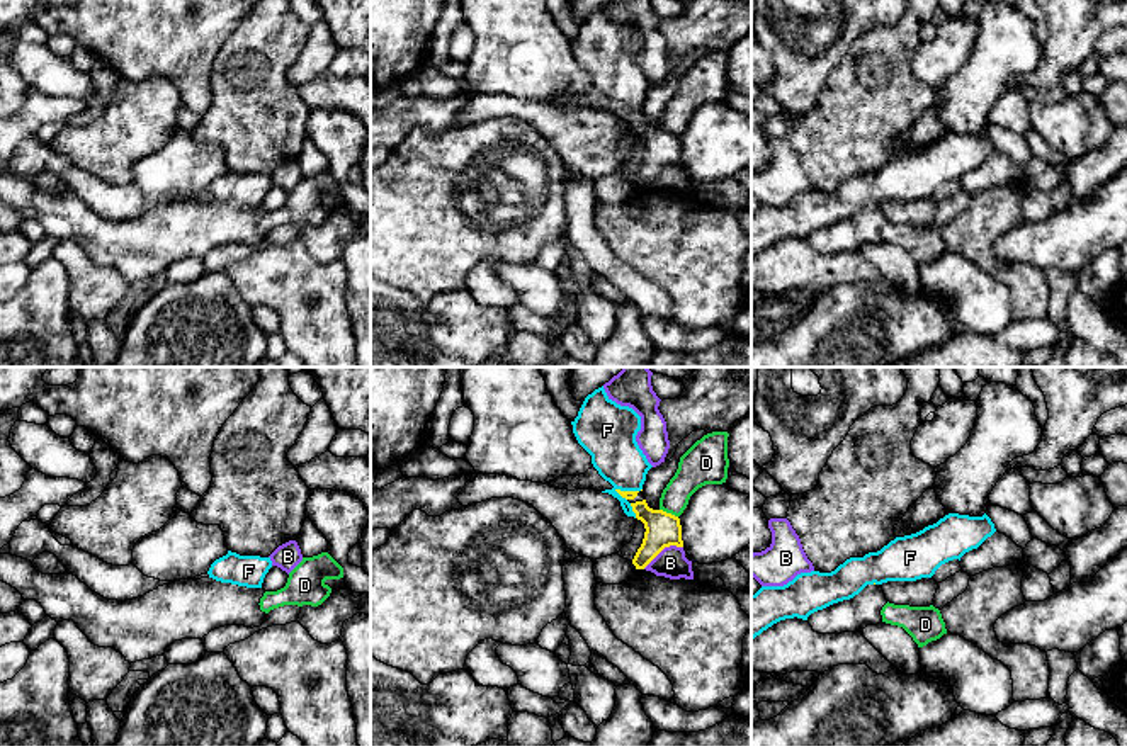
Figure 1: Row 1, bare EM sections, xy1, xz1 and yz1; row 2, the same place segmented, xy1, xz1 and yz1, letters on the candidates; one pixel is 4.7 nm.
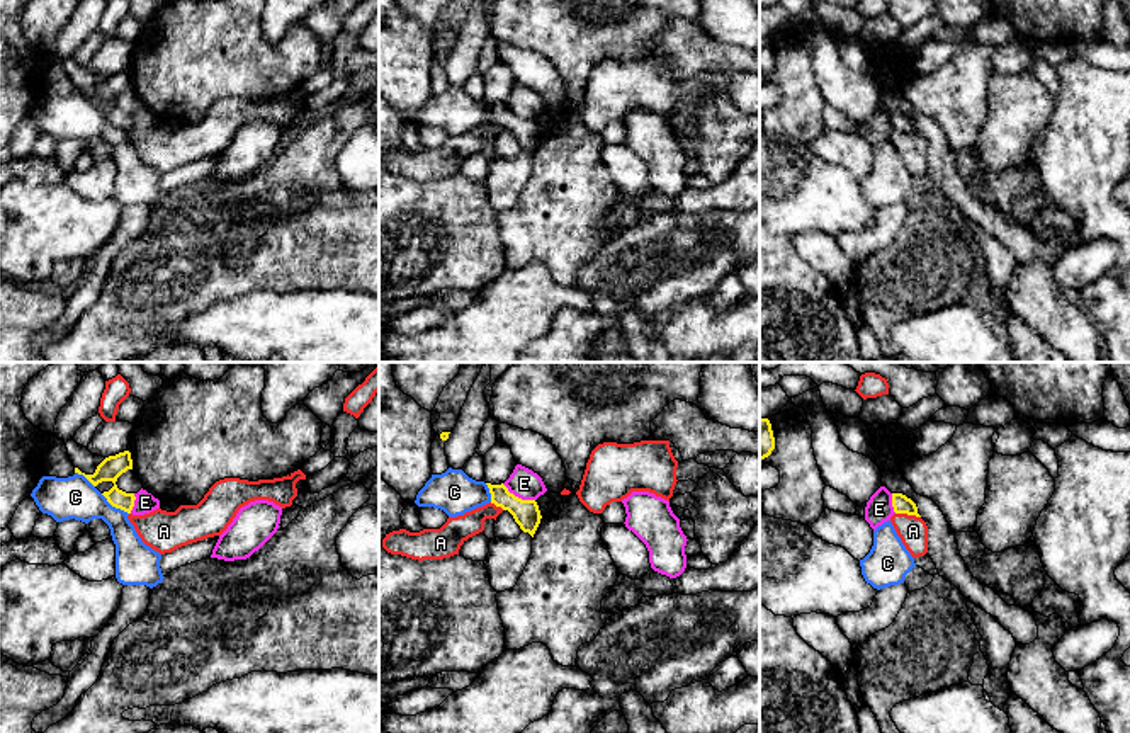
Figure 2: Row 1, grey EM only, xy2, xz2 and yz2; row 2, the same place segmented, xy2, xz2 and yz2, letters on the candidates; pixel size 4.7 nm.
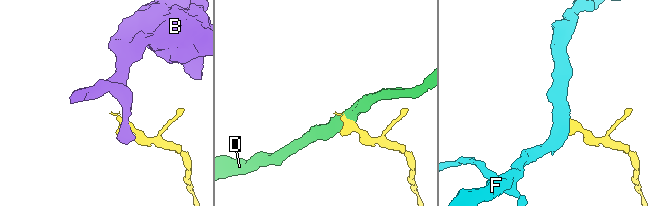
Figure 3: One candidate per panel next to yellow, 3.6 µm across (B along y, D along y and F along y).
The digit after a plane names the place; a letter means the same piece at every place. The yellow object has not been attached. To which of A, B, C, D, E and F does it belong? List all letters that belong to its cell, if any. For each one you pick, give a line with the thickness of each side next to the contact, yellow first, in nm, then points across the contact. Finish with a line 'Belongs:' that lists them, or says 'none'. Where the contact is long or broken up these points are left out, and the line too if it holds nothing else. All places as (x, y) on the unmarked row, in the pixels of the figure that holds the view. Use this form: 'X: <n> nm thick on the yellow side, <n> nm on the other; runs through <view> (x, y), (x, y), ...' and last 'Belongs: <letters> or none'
Belongs: none

